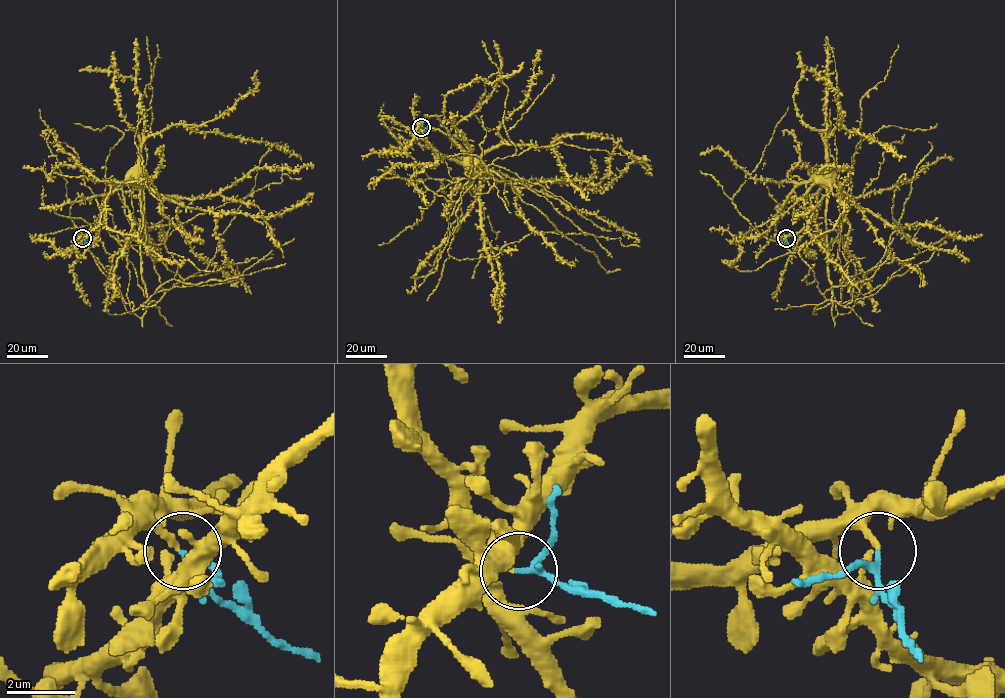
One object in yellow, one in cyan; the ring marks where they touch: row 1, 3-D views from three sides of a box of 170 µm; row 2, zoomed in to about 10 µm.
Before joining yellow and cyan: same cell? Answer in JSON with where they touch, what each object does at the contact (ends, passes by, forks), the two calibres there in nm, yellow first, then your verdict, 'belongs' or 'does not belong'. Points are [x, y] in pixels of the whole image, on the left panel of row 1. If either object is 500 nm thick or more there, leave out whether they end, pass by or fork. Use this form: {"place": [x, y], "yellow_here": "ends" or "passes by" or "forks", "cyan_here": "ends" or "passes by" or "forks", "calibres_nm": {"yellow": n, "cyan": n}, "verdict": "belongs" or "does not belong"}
{"place": [82, 238], "yellow_here": "passes by", "cyan_here": "passes by", "calibres_nm": {"yellow": 170, "cyan": 150}, "verdict": "does not belong"}

